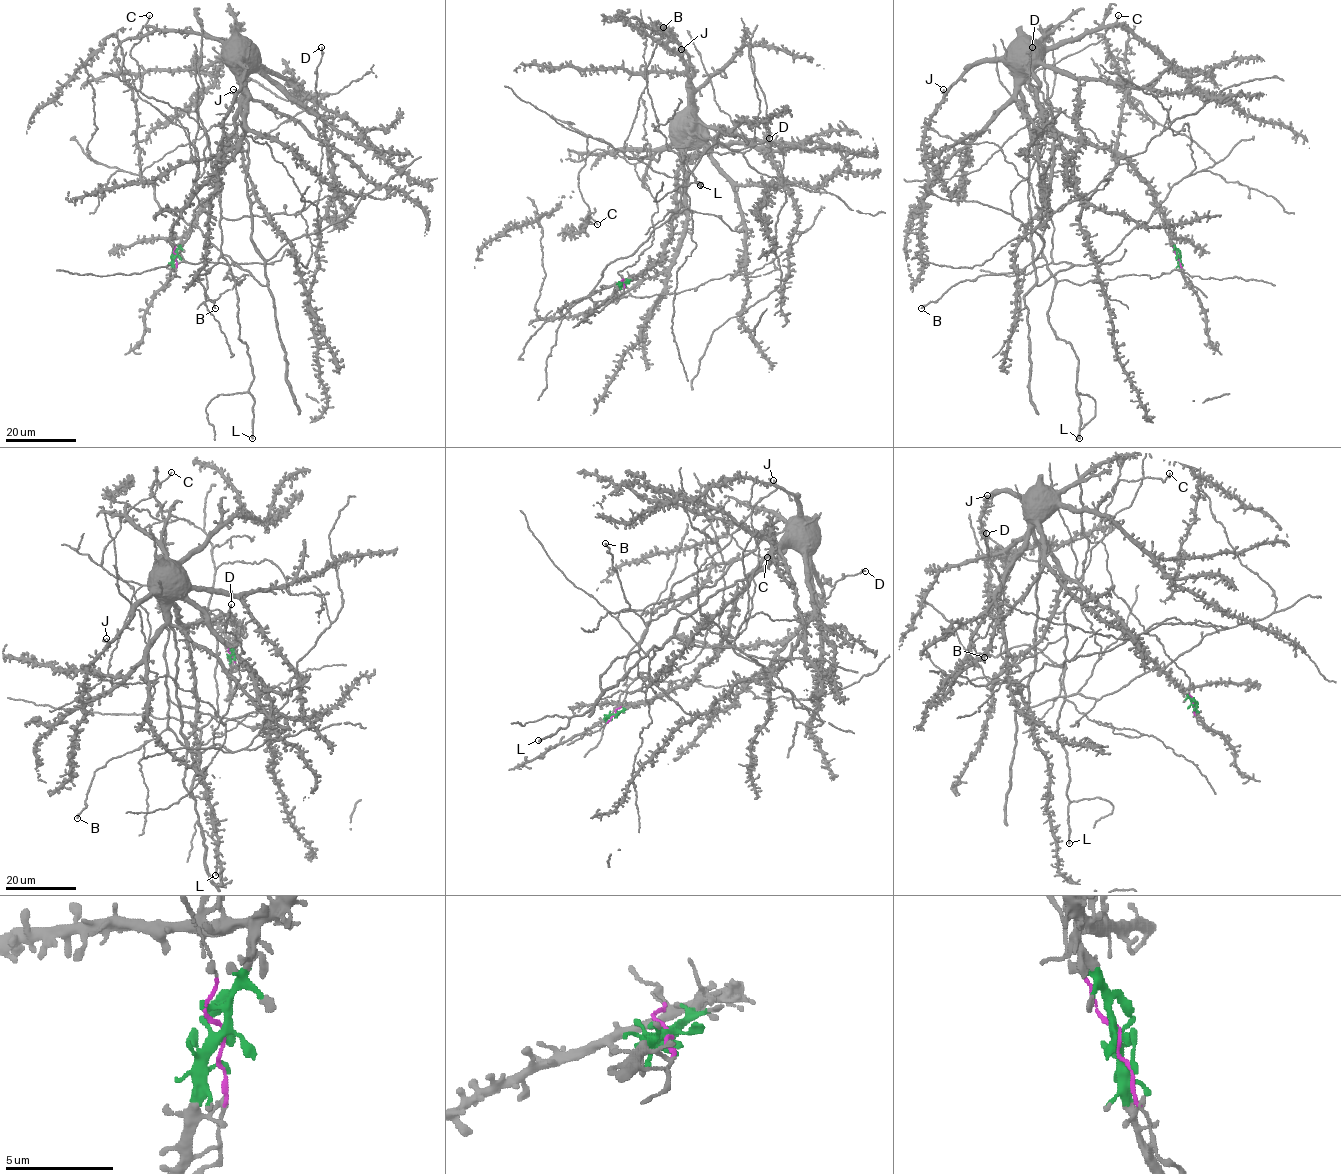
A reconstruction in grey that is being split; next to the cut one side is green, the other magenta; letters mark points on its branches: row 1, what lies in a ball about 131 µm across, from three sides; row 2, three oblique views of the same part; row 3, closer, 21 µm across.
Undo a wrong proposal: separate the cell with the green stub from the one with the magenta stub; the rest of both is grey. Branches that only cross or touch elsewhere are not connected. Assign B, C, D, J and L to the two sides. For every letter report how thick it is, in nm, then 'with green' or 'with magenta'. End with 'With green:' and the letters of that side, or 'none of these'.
B: calibre 240 nm; with magenta
C: calibre 130 nm; with magenta
D: calibre 190 nm; with green
J: calibre 170 nm; with green
L: calibre 300 nm; with magenta
With green: D, J

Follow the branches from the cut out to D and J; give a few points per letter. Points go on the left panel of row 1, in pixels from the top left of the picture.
D: (176, 256), (181, 237), (214, 191), (244, 77), (264, 73), (303, 103), (323, 127), (316, 126), (322, 47)
J: (176, 256), (181, 237), (214, 191), (235, 128), (246, 79), (242, 61), (244, 78), (237, 91), (233, 89)

